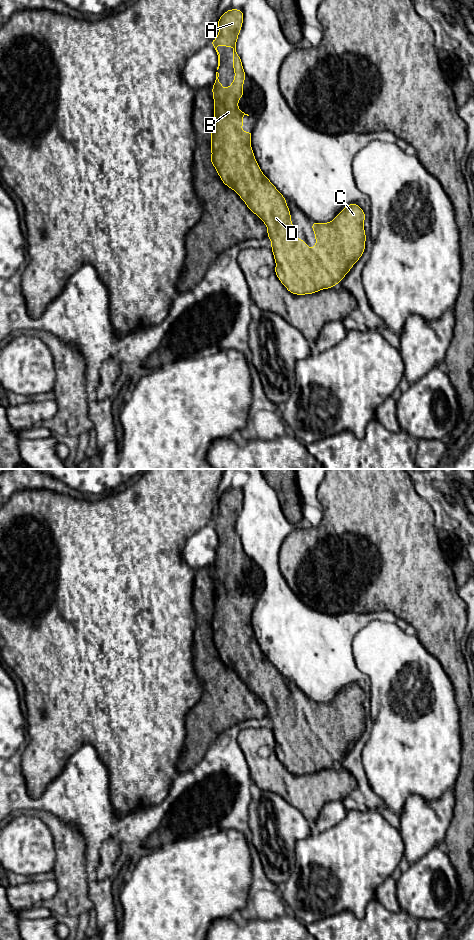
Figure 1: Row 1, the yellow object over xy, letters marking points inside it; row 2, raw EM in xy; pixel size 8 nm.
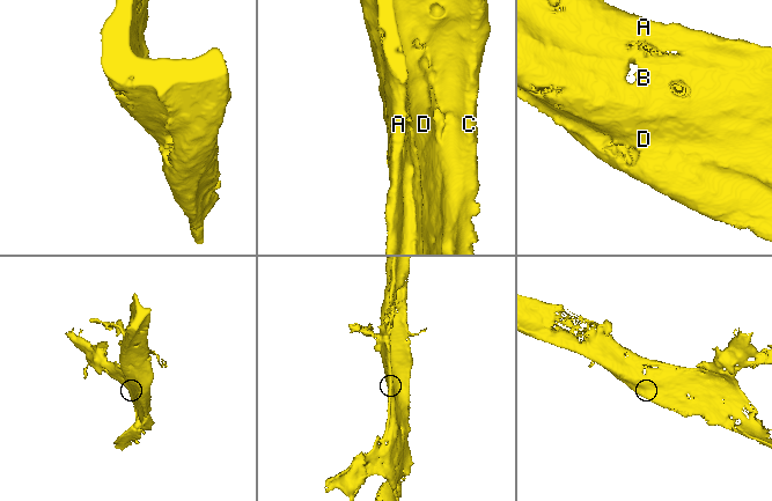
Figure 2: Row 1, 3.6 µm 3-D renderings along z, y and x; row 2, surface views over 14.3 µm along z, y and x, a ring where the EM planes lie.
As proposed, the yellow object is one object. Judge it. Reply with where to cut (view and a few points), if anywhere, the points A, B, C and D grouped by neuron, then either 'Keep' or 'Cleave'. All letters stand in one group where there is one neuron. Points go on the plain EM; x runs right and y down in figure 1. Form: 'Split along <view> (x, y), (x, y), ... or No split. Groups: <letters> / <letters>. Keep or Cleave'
No split. Groups: A B C D. Keep

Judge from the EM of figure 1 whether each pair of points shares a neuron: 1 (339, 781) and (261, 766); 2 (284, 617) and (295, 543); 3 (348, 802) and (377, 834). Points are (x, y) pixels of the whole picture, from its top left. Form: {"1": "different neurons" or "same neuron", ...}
{"1": "same neuron", "2": "different neurons", "3": "different neurons"}

